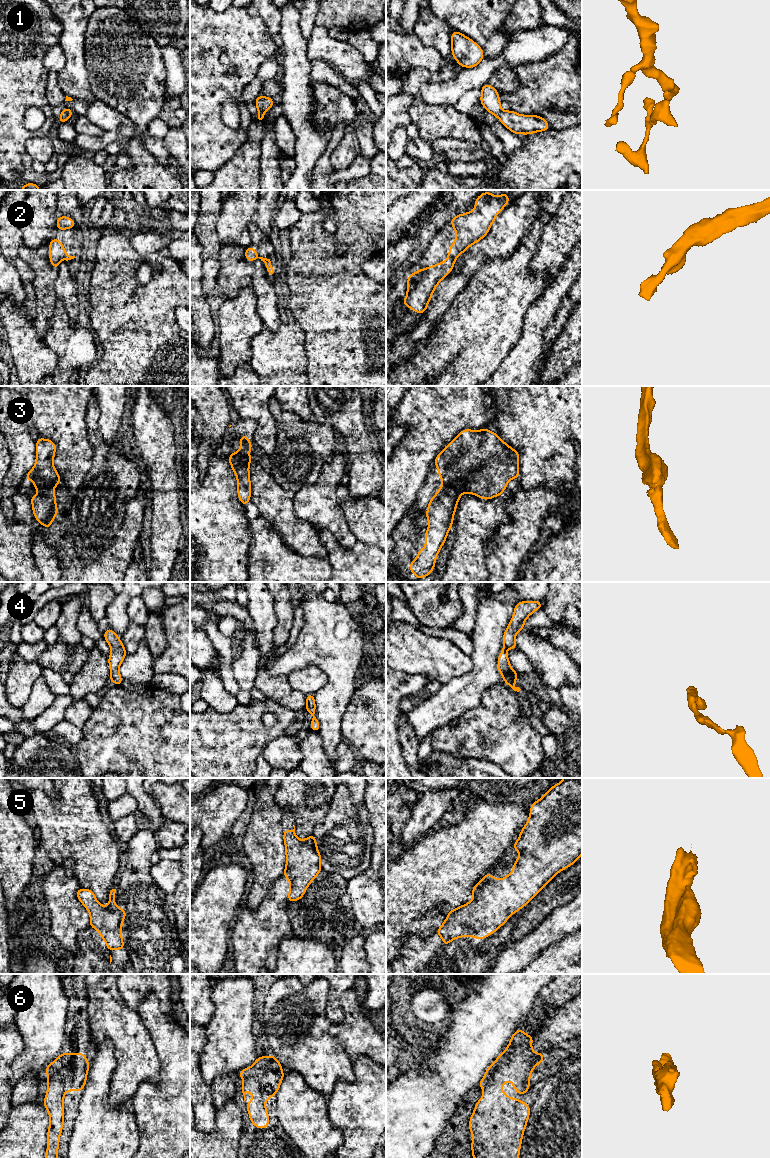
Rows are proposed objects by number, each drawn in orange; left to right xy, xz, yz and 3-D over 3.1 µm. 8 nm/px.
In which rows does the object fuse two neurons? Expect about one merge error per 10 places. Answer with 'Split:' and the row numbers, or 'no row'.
Split: no row

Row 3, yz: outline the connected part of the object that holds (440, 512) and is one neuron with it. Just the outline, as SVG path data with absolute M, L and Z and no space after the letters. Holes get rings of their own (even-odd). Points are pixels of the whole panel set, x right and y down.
M483 428L475 431L462 430L434 460L441 477L442 486L433 495L426 511L429 527L425 532L425 548L417 552L417 559L410 560L408 567L415 573L415 580L424 578L434 571L437 555L452 527L455 510L460 496L470 493L483 500L502 495L508 481L519 479L519 452L506 444L498 434Z

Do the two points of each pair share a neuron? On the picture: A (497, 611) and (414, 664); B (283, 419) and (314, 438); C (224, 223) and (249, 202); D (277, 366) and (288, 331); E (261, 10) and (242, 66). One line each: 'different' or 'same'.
A: different
B: same
C: same
D: same
E: different

